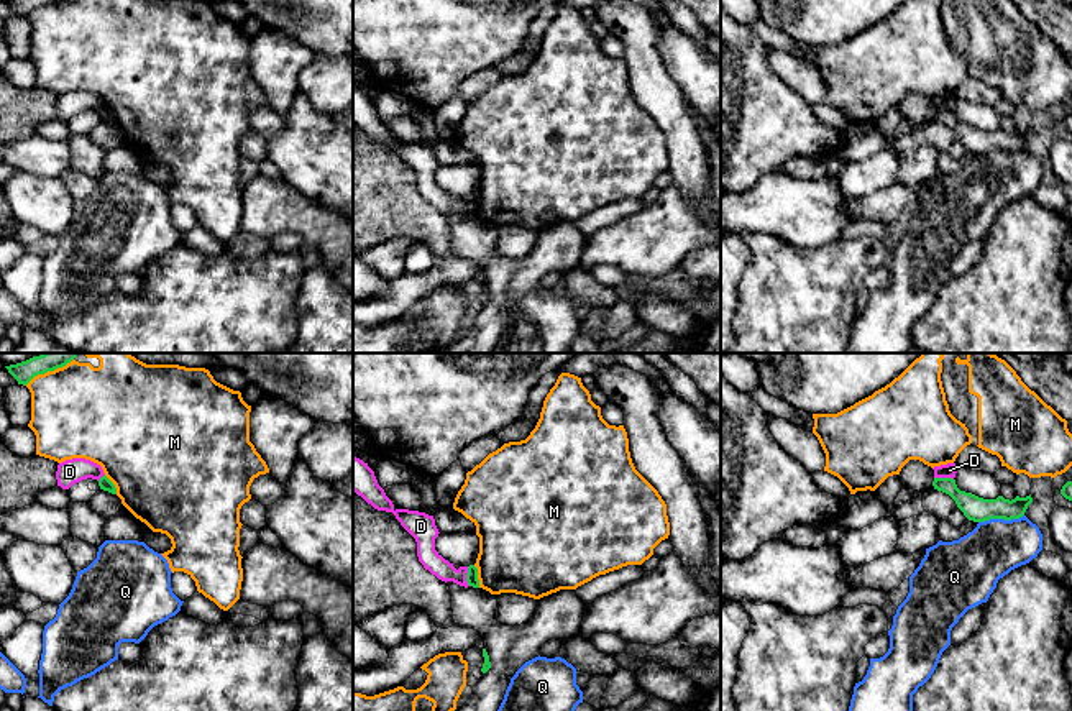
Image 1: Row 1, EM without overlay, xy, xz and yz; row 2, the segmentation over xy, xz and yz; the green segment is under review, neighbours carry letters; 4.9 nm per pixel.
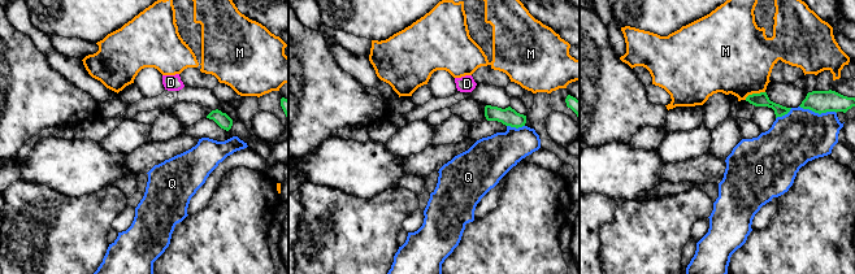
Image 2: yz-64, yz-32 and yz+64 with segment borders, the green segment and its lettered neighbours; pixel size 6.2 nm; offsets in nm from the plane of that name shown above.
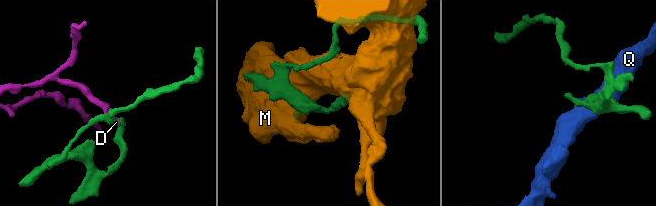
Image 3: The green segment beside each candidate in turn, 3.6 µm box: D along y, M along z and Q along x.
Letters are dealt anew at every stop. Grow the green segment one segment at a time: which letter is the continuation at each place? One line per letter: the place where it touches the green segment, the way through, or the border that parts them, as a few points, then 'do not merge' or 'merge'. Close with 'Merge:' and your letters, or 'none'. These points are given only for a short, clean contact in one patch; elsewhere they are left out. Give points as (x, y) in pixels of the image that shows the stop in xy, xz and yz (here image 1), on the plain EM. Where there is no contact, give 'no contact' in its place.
D: contact xz (467, 209); border xz (467, 199), (467, 214), (470, 217); do not merge
M: contact xz (476, 209); do not merge
Q: contact yz (1000, 150); border yz (1023, 146), (1013, 151), (985, 151), (979, 155); do not merge
Merge: none

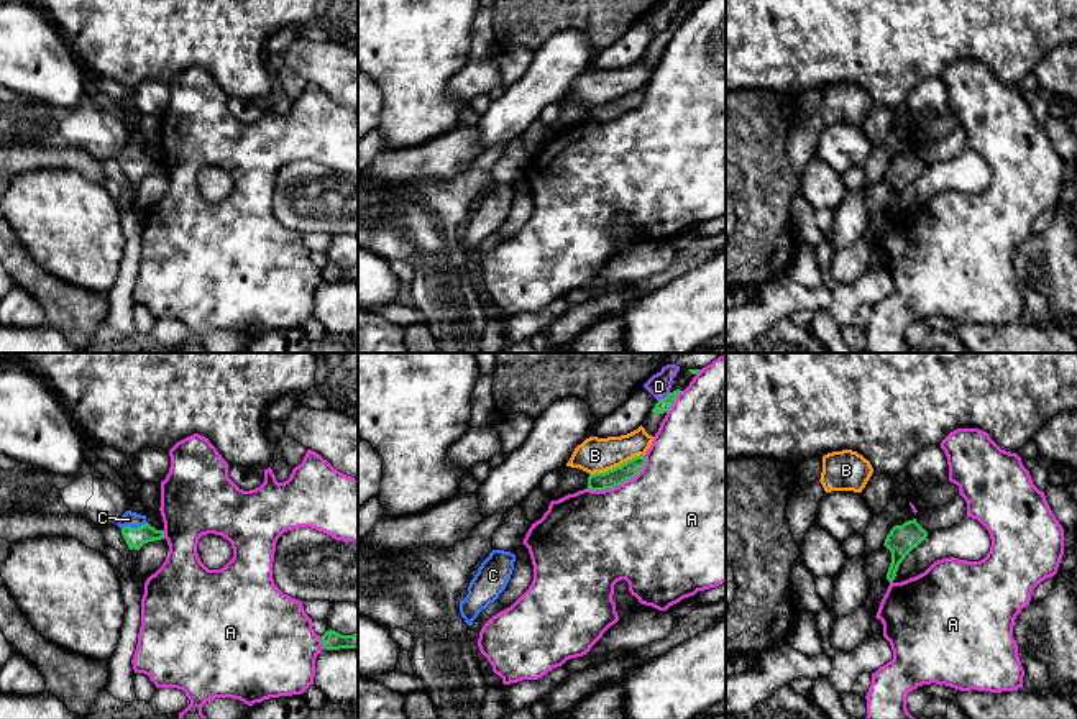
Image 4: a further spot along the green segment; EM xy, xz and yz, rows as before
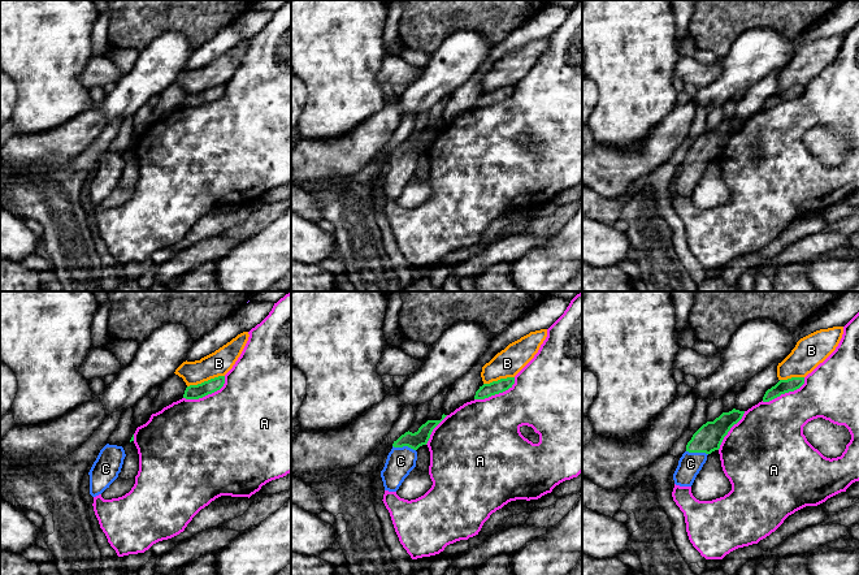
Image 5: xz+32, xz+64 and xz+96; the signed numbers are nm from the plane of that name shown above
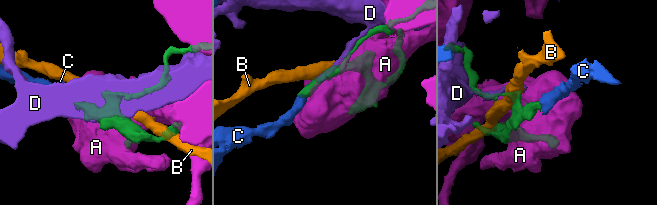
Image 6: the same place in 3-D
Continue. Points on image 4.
A: contact xz (621, 115); do not merge
B: contact xz (616, 99); border xz (644, 86), (590, 107); do not merge
C: contact xy (132, 160); way xy (135, 171), (132, 160), (128, 151); merge
D: contact xz (665, 30); do not merge
Merge: C

